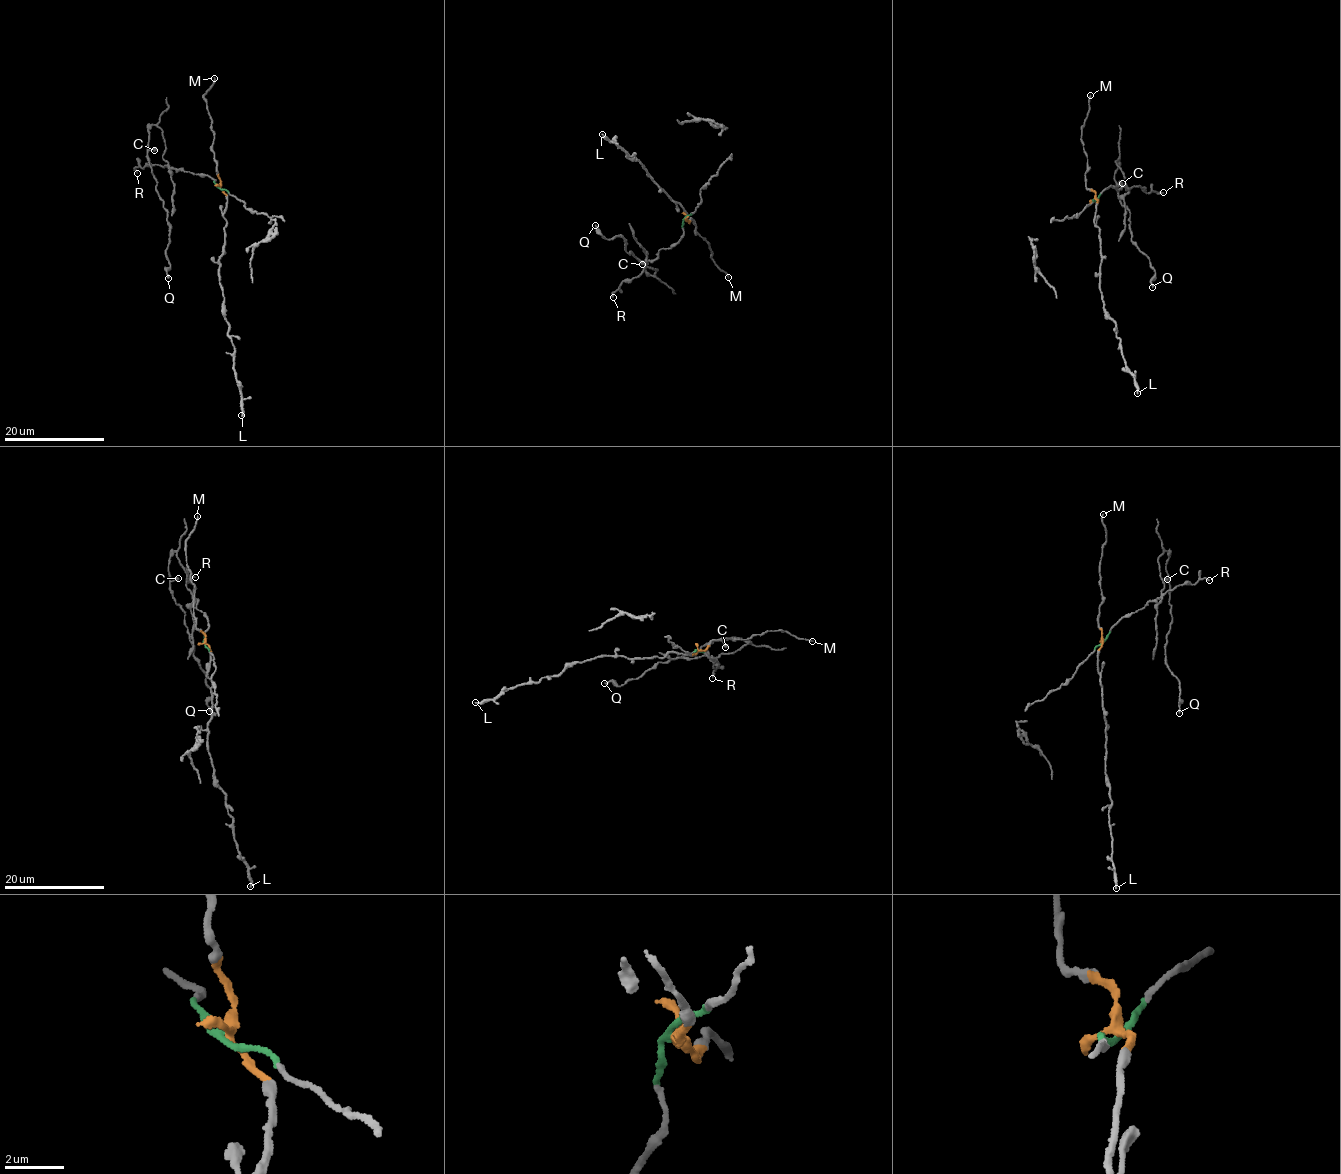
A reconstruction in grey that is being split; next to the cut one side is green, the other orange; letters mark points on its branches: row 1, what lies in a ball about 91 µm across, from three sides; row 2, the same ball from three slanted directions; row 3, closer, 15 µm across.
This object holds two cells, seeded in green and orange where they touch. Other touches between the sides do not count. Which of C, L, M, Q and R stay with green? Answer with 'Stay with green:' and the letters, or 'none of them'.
Stay with green: C, Q, R

